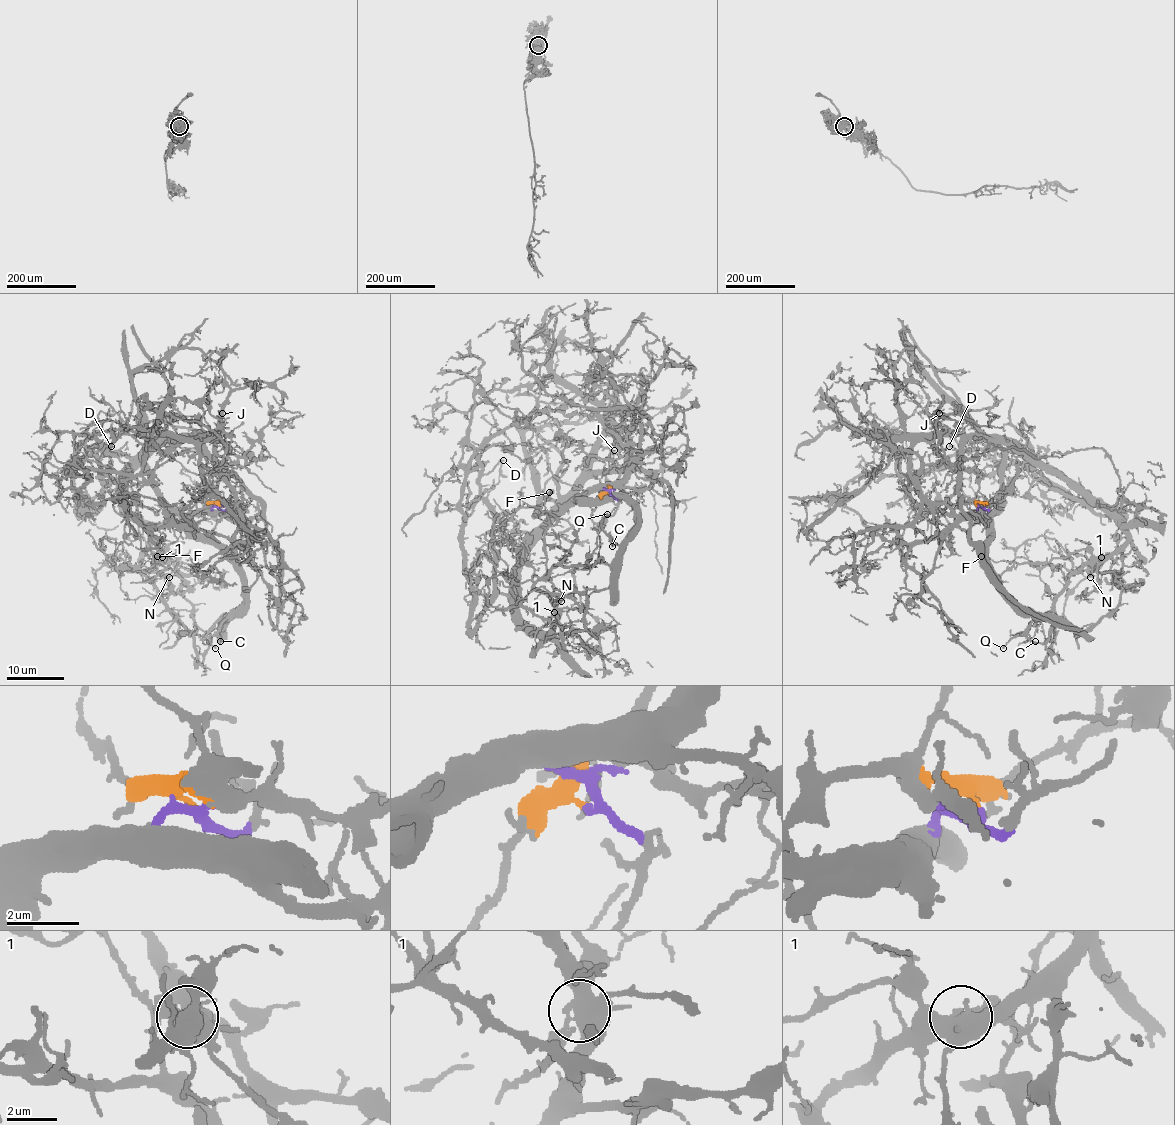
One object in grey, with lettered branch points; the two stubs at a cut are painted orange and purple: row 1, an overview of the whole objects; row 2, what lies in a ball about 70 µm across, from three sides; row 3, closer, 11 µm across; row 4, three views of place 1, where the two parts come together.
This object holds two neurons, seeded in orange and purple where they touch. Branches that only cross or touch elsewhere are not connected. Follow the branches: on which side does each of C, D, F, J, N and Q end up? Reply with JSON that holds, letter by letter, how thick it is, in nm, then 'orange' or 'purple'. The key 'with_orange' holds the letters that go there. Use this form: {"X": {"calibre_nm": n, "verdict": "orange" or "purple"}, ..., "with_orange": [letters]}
{"C": {"calibre_nm": 150, "verdict": "purple"}, "D": {"calibre_nm": 180, "verdict": "orange"}, "F": {"calibre_nm": 120, "verdict": "orange"}, "J": {"calibre_nm": 140, "verdict": "orange"}, "N": {"calibre_nm": 140, "verdict": "orange"}, "Q": {"calibre_nm": 180, "verdict": "purple"}, "with_orange": ["D", "F", "J", "N"]}

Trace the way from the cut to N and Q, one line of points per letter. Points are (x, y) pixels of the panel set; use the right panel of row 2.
N: (984, 506), (933, 503), (910, 470), (913, 447), (937, 436), (997, 436), (1086, 493), (1126, 533), (1091, 577)
Q: (984, 506), (978, 510), (985, 517), (991, 568), (1001, 580), (1001, 586), (1034, 617), (1031, 624), (1002, 648)

